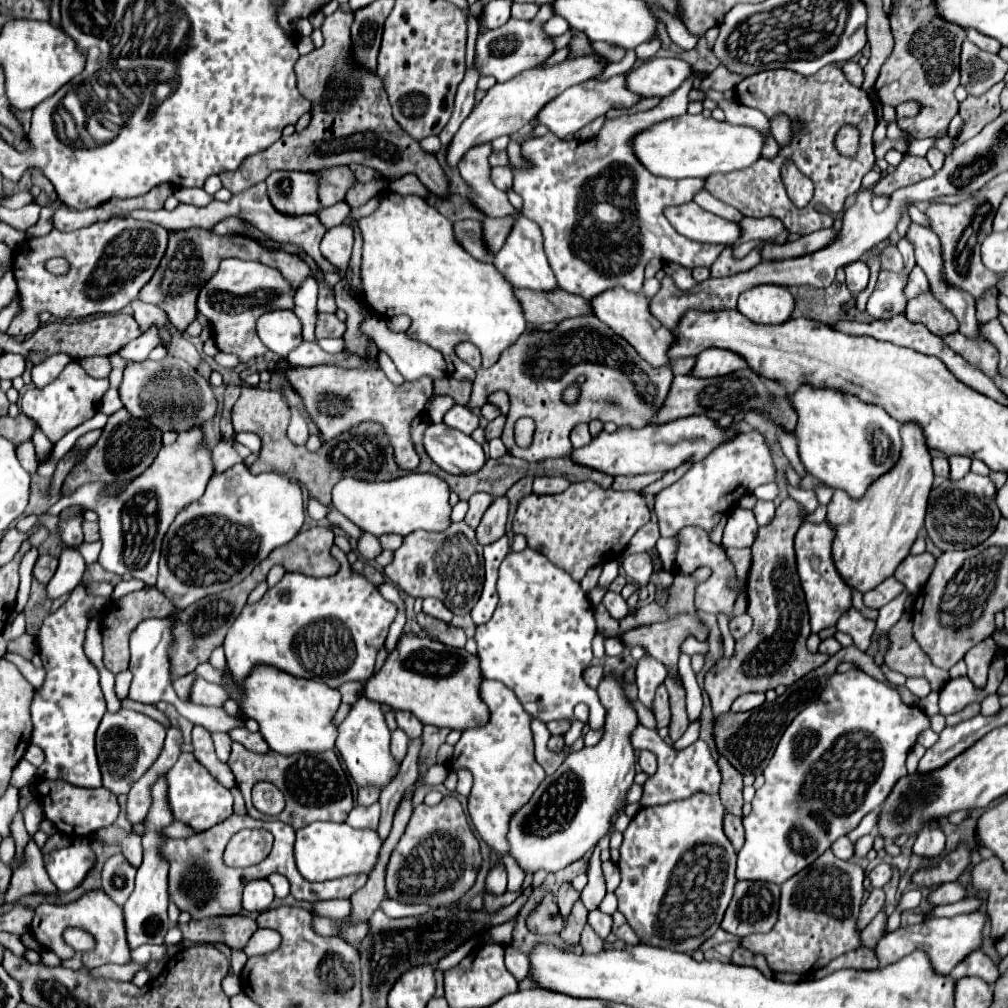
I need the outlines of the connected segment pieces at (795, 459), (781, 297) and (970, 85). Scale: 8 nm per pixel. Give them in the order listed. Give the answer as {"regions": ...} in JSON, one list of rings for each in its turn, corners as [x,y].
{"regions":[[[[781,431],[781,433],[779,433],[779,443],[781,443],[783,453],[785,453],[785,457],[789,459],[791,467],[797,471],[797,475],[799,475],[799,477],[805,477],[807,473],[805,473],[801,461],[799,461],[799,455],[797,455],[797,441],[795,441],[795,437],[793,437],[791,433]]],[[[759,285],[739,295],[737,309],[753,323],[779,325],[793,313],[793,295],[787,287]]],[[[963,41],[961,45],[961,73],[963,87],[969,95],[979,97],[989,91],[995,83],[1005,77],[1005,61],[999,55],[991,55],[981,51],[971,41]]]]}

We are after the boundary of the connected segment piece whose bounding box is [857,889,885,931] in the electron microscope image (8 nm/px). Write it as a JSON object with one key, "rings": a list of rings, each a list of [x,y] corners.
{"rings":[[[873,889],[869,899],[861,905],[861,913],[859,913],[859,919],[857,919],[857,931],[863,931],[869,921],[883,909],[883,903],[885,903],[885,895],[881,889]]]}

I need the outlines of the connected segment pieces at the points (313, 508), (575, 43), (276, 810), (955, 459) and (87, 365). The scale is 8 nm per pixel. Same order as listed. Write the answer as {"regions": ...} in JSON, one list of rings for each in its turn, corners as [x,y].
{"regions":[[[[309,497],[309,501],[307,501],[307,515],[311,519],[315,519],[315,521],[321,521],[321,519],[327,517],[327,507],[321,505],[319,501],[315,501],[313,497]]],[[[571,31],[573,33],[573,41],[571,41],[571,57],[579,57],[579,55],[585,55],[585,53],[593,53],[591,45],[589,45],[589,39],[579,35],[579,31]]],[[[257,783],[253,787],[253,805],[263,815],[275,817],[275,815],[279,815],[283,811],[285,797],[273,783]]],[[[951,455],[949,457],[949,465],[951,465],[951,479],[957,481],[957,479],[961,479],[969,471],[971,459],[961,457],[961,455]]],[[[85,357],[77,361],[91,377],[107,377],[111,371],[111,363],[107,357]]]]}

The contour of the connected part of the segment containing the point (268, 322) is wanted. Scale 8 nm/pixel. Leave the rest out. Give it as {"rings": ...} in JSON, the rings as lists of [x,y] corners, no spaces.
{"rings":[[[267,311],[257,319],[257,335],[273,353],[287,357],[301,341],[301,321],[293,311]]]}

